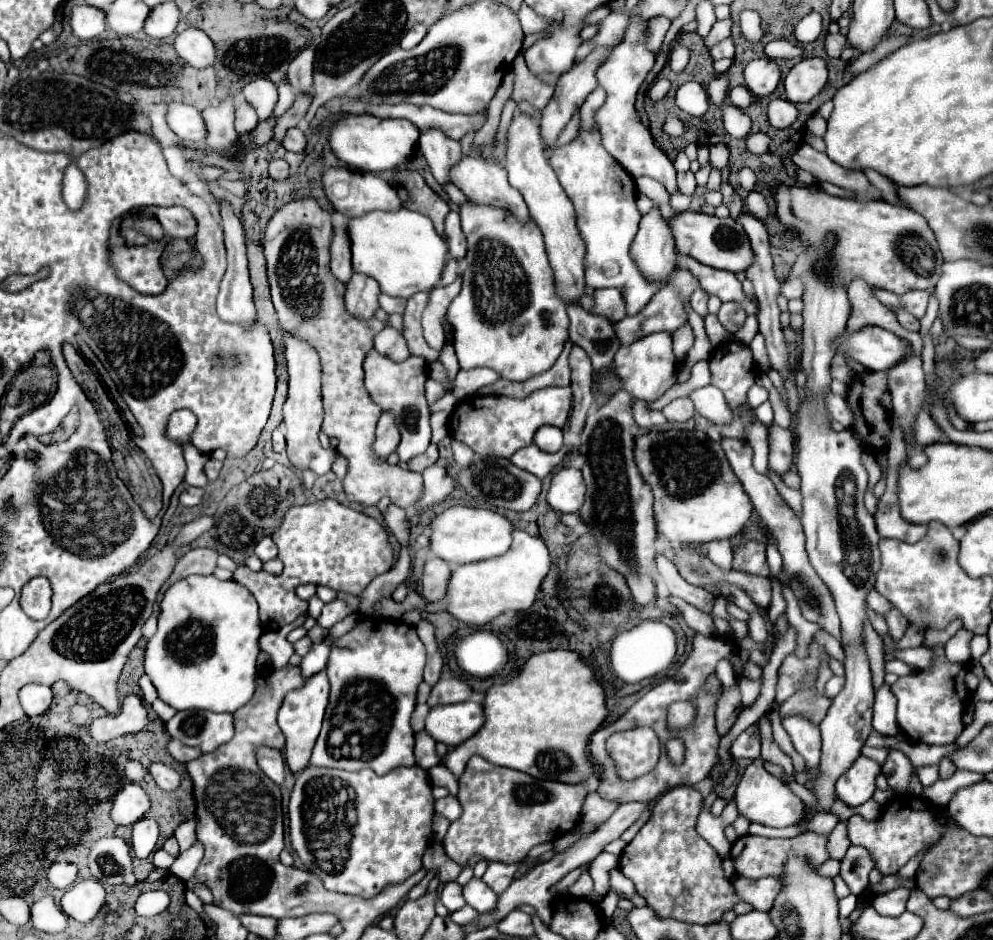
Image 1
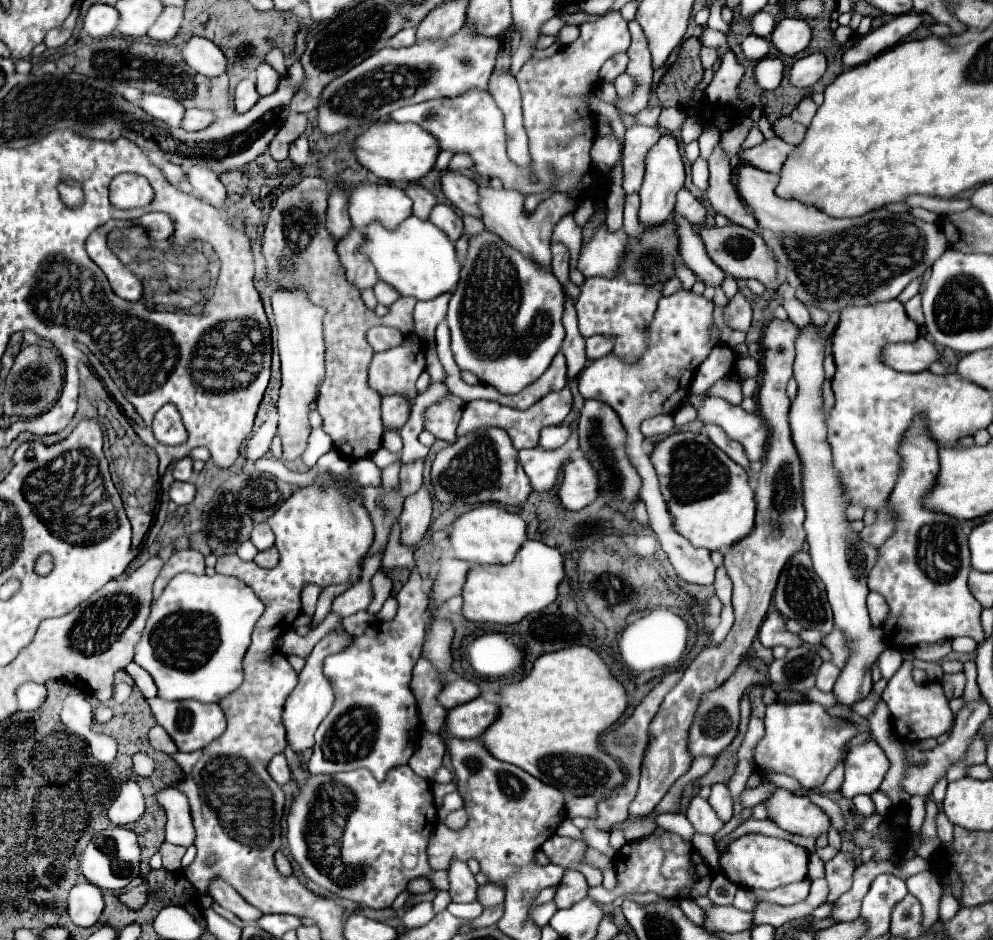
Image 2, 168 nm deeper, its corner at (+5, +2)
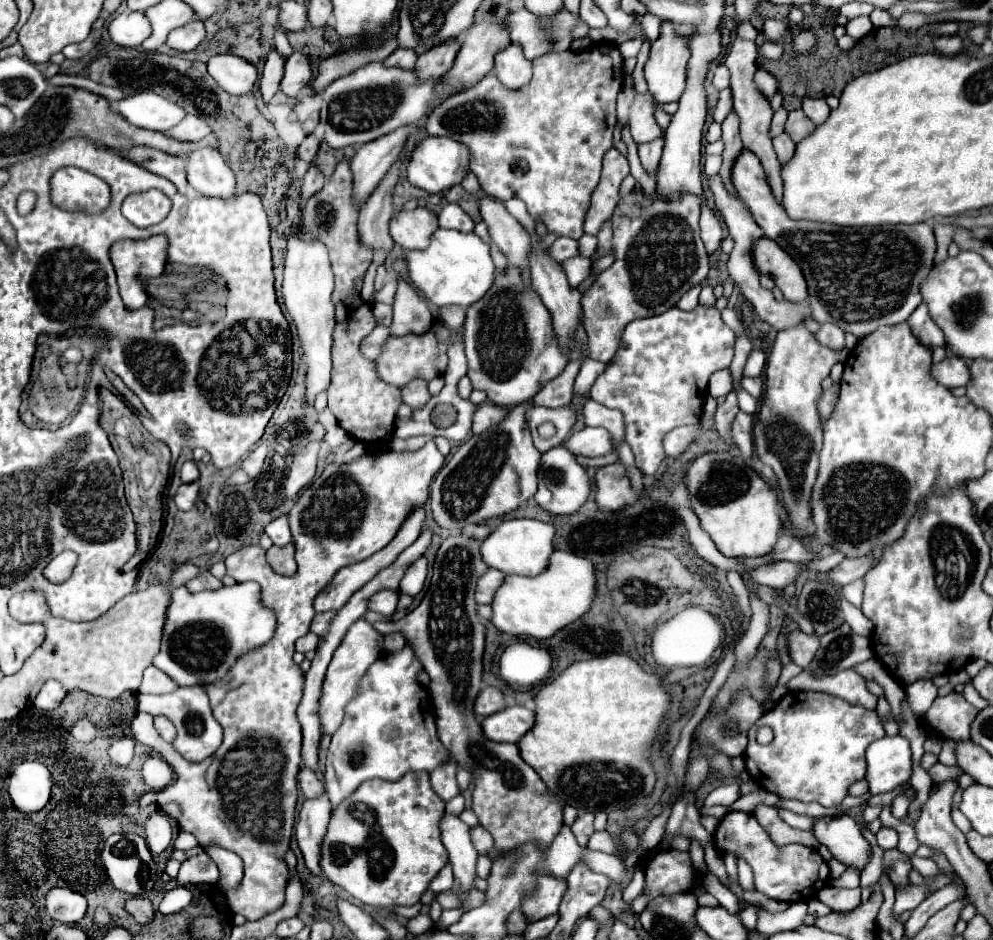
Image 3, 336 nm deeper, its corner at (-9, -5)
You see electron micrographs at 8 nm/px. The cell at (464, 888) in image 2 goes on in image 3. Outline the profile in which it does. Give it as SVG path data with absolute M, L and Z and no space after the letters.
M443 815L441 819L441 839L443 845L449 853L449 859L453 863L453 875L461 883L465 891L471 891L475 887L477 879L477 857L479 853L475 851L471 837L469 837L469 827L457 817L457 815Z

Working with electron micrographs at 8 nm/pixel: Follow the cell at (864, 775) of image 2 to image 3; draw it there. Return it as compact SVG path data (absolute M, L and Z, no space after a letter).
M885 735L867 747L867 775L869 793L889 793L911 779L911 749L901 735Z

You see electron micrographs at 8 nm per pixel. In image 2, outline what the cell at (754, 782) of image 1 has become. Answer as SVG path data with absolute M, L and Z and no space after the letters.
M779 788L765 804L769 818L791 834L817 840L821 834L829 832L829 816L805 796L795 796L789 790Z

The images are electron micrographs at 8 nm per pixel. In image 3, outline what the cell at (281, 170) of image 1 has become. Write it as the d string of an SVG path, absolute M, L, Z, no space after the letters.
M307 135L305 141L303 141L303 143L299 145L299 149L297 149L297 159L311 163L311 161L315 159L317 151L319 151L319 139L317 139L315 135Z

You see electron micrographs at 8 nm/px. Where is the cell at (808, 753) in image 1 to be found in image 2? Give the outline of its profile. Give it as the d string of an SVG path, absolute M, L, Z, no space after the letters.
M773 702L765 710L765 736L753 750L753 762L761 772L779 772L795 778L803 788L825 782L829 772L845 760L847 744L857 734L853 722L829 716L817 702Z

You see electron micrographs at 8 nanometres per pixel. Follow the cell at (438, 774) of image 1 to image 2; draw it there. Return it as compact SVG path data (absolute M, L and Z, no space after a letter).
M459 792L447 794L443 806L439 808L439 820L443 822L443 820L445 820L445 814L449 814L449 812L453 812L453 810L459 810L459 808L463 808L463 798L459 796Z

